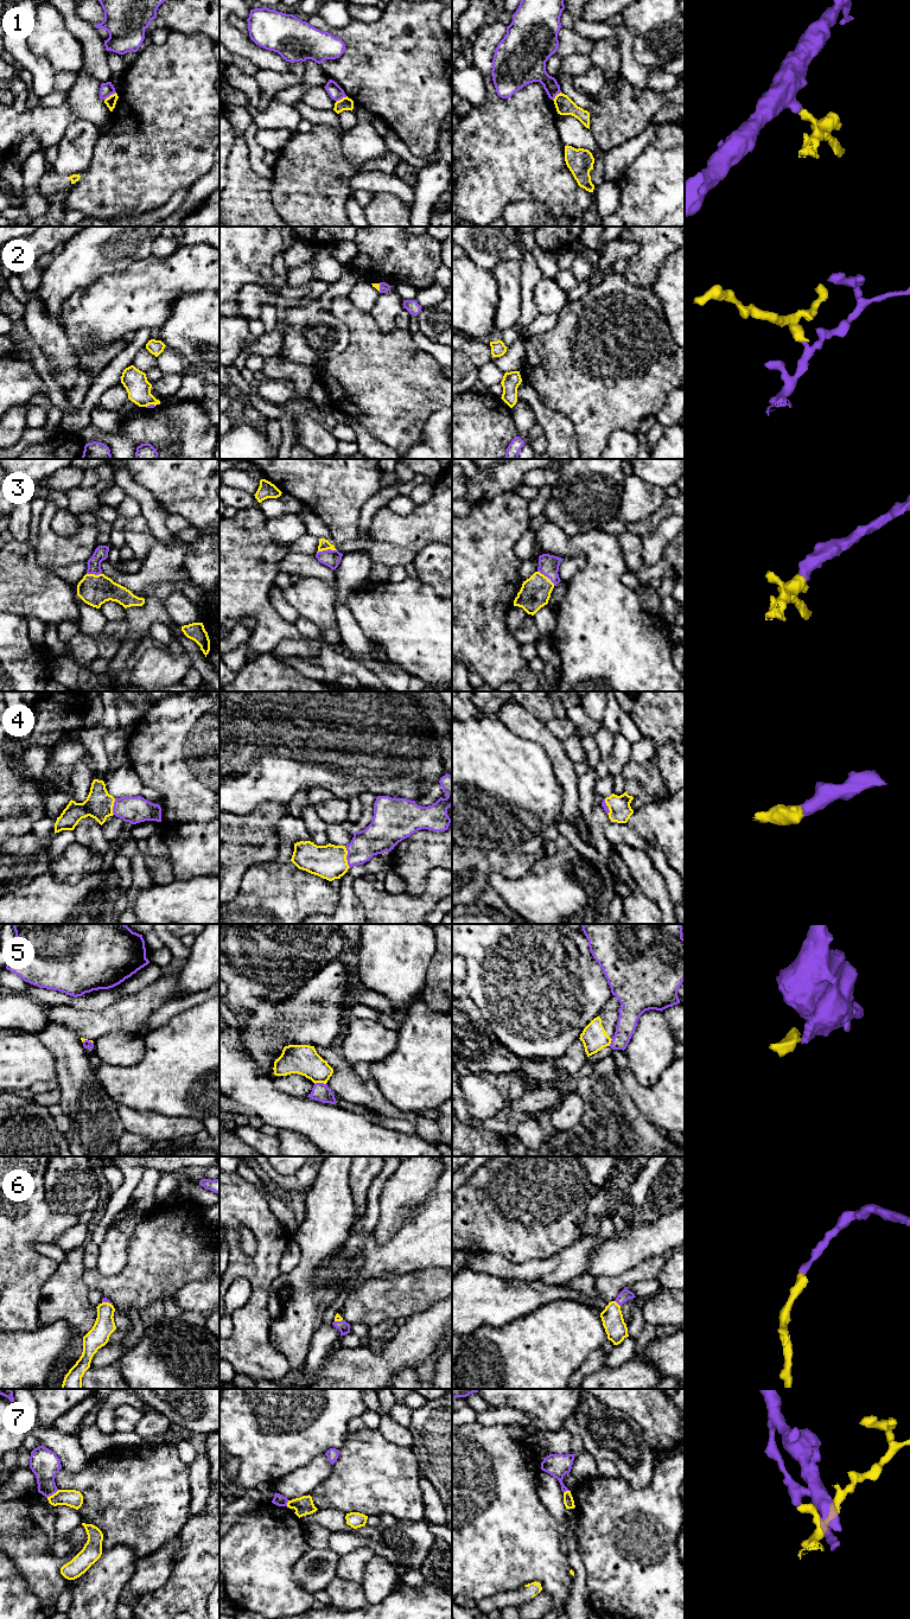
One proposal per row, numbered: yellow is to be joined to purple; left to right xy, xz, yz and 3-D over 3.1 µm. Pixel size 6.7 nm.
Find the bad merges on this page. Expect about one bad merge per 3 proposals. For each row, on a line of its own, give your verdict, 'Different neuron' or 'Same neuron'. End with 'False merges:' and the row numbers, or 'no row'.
1: Different neuron
2: Same neuron
3: Same neuron
4: Same neuron
5: Different neuron
6: Same neuron
7: Different neuron
False merges: 1, 5, 7

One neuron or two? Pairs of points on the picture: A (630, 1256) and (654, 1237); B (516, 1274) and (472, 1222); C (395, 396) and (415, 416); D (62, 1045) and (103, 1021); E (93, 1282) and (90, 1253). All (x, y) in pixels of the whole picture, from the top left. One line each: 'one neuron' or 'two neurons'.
A: one neuron
B: two neurons
C: one neuron
D: two neurons
E: two neurons

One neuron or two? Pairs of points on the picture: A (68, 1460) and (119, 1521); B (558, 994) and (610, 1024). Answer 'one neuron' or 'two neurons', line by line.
A: two neurons
B: two neurons

